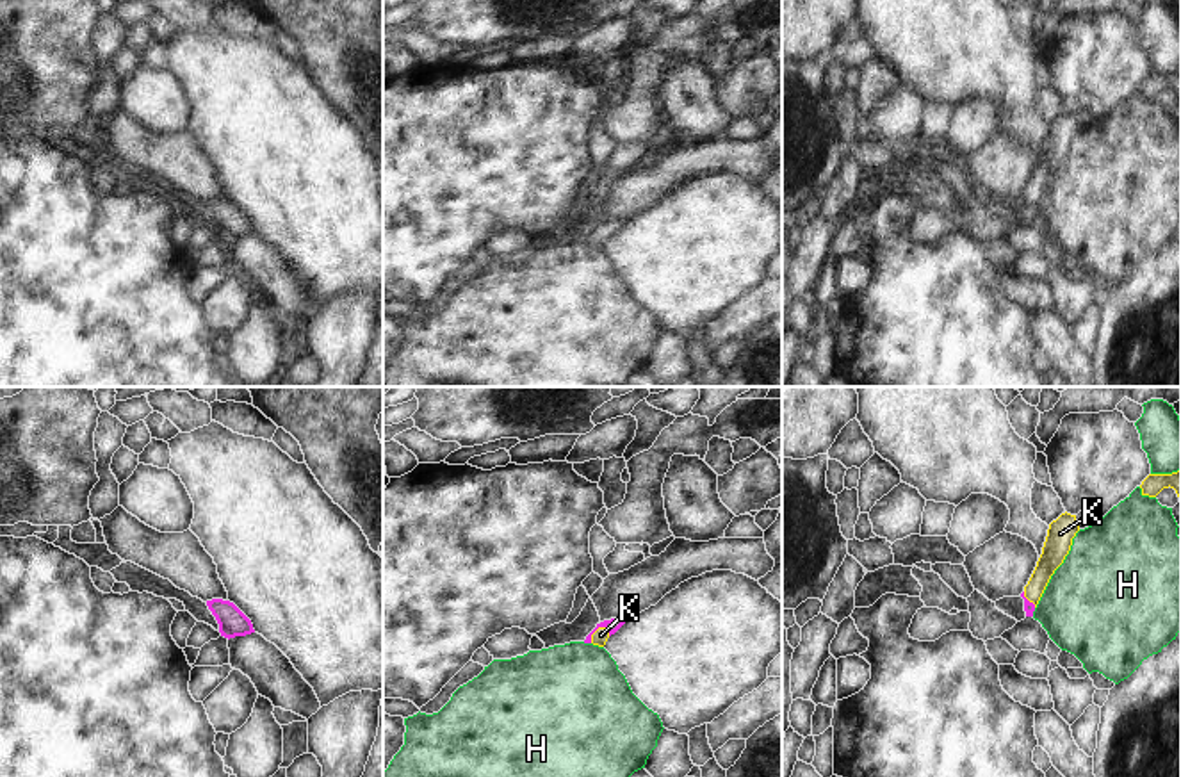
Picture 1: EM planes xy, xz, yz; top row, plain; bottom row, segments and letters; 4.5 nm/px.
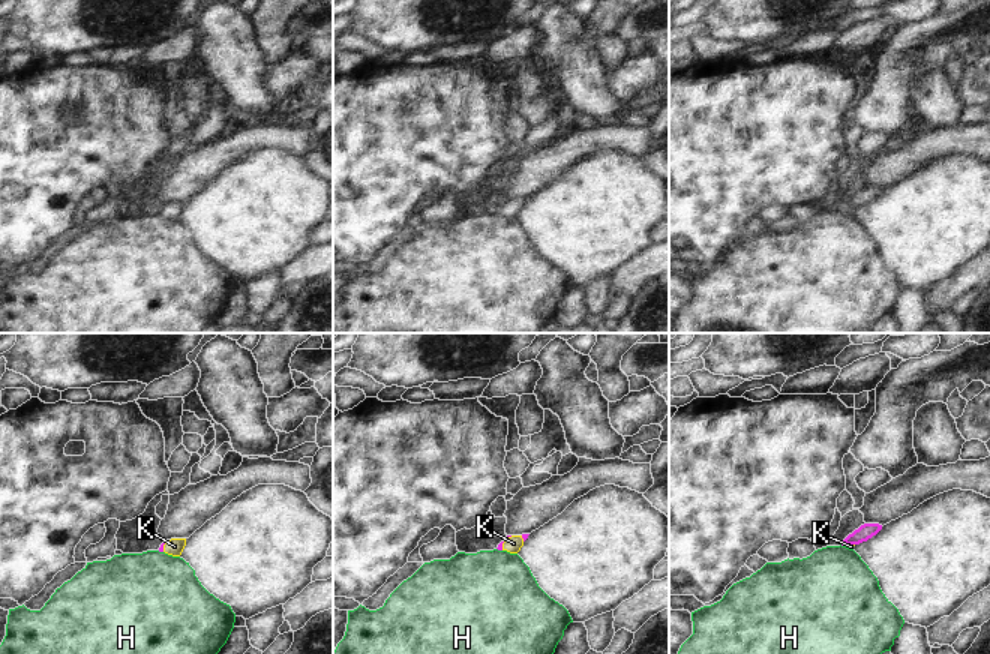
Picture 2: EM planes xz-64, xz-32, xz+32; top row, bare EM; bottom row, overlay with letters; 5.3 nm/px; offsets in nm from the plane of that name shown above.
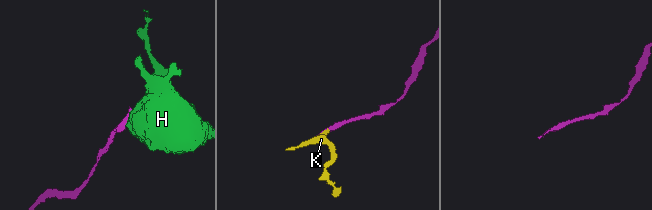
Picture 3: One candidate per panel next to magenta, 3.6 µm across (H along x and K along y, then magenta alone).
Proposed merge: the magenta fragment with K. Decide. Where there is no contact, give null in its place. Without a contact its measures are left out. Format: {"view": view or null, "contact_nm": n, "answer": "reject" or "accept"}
{"view": "xz", "contact_nm": 110, "answer": "accept"}

